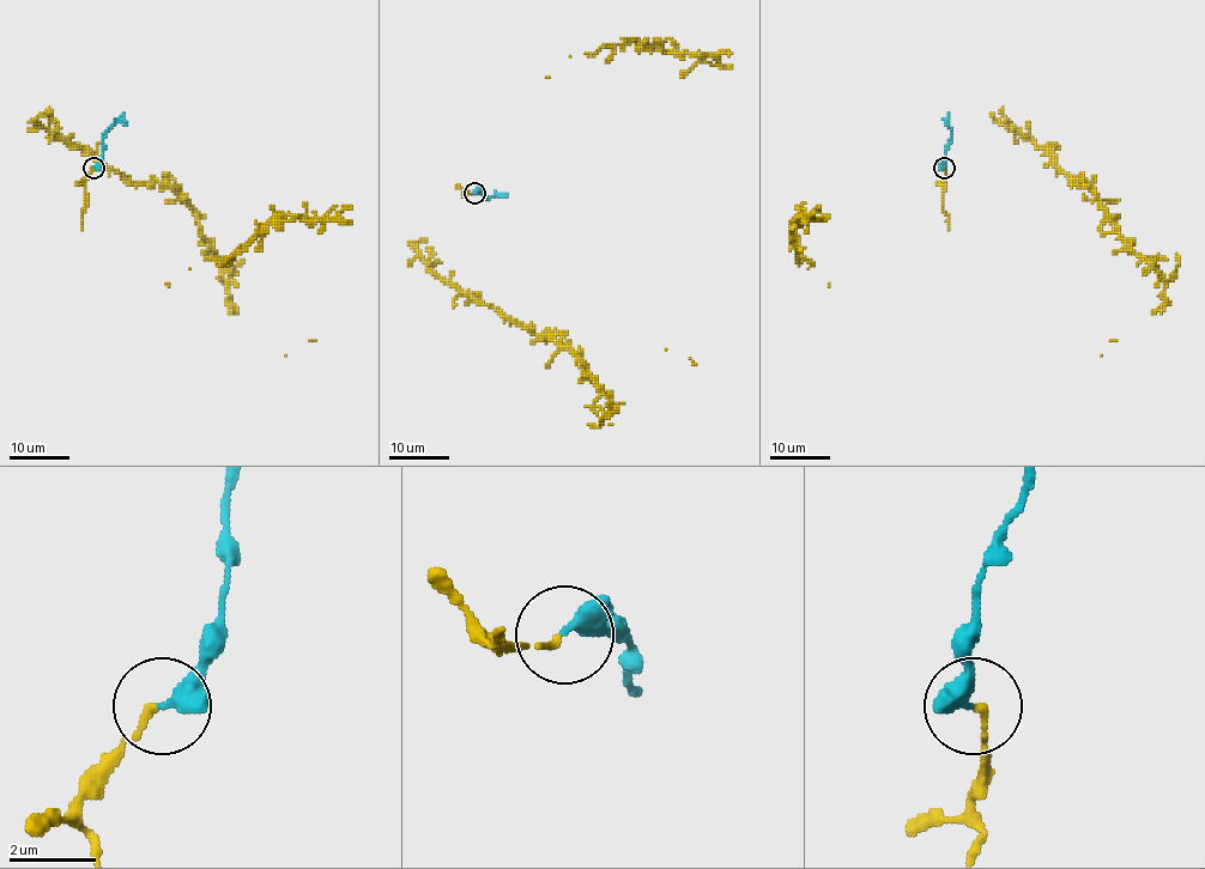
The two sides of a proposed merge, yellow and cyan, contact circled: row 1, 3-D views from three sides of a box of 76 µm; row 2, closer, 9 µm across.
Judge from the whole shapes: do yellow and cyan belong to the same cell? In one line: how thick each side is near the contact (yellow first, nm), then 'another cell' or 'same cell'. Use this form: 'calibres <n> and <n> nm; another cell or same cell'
calibres 160 and 280 nm; same cell

